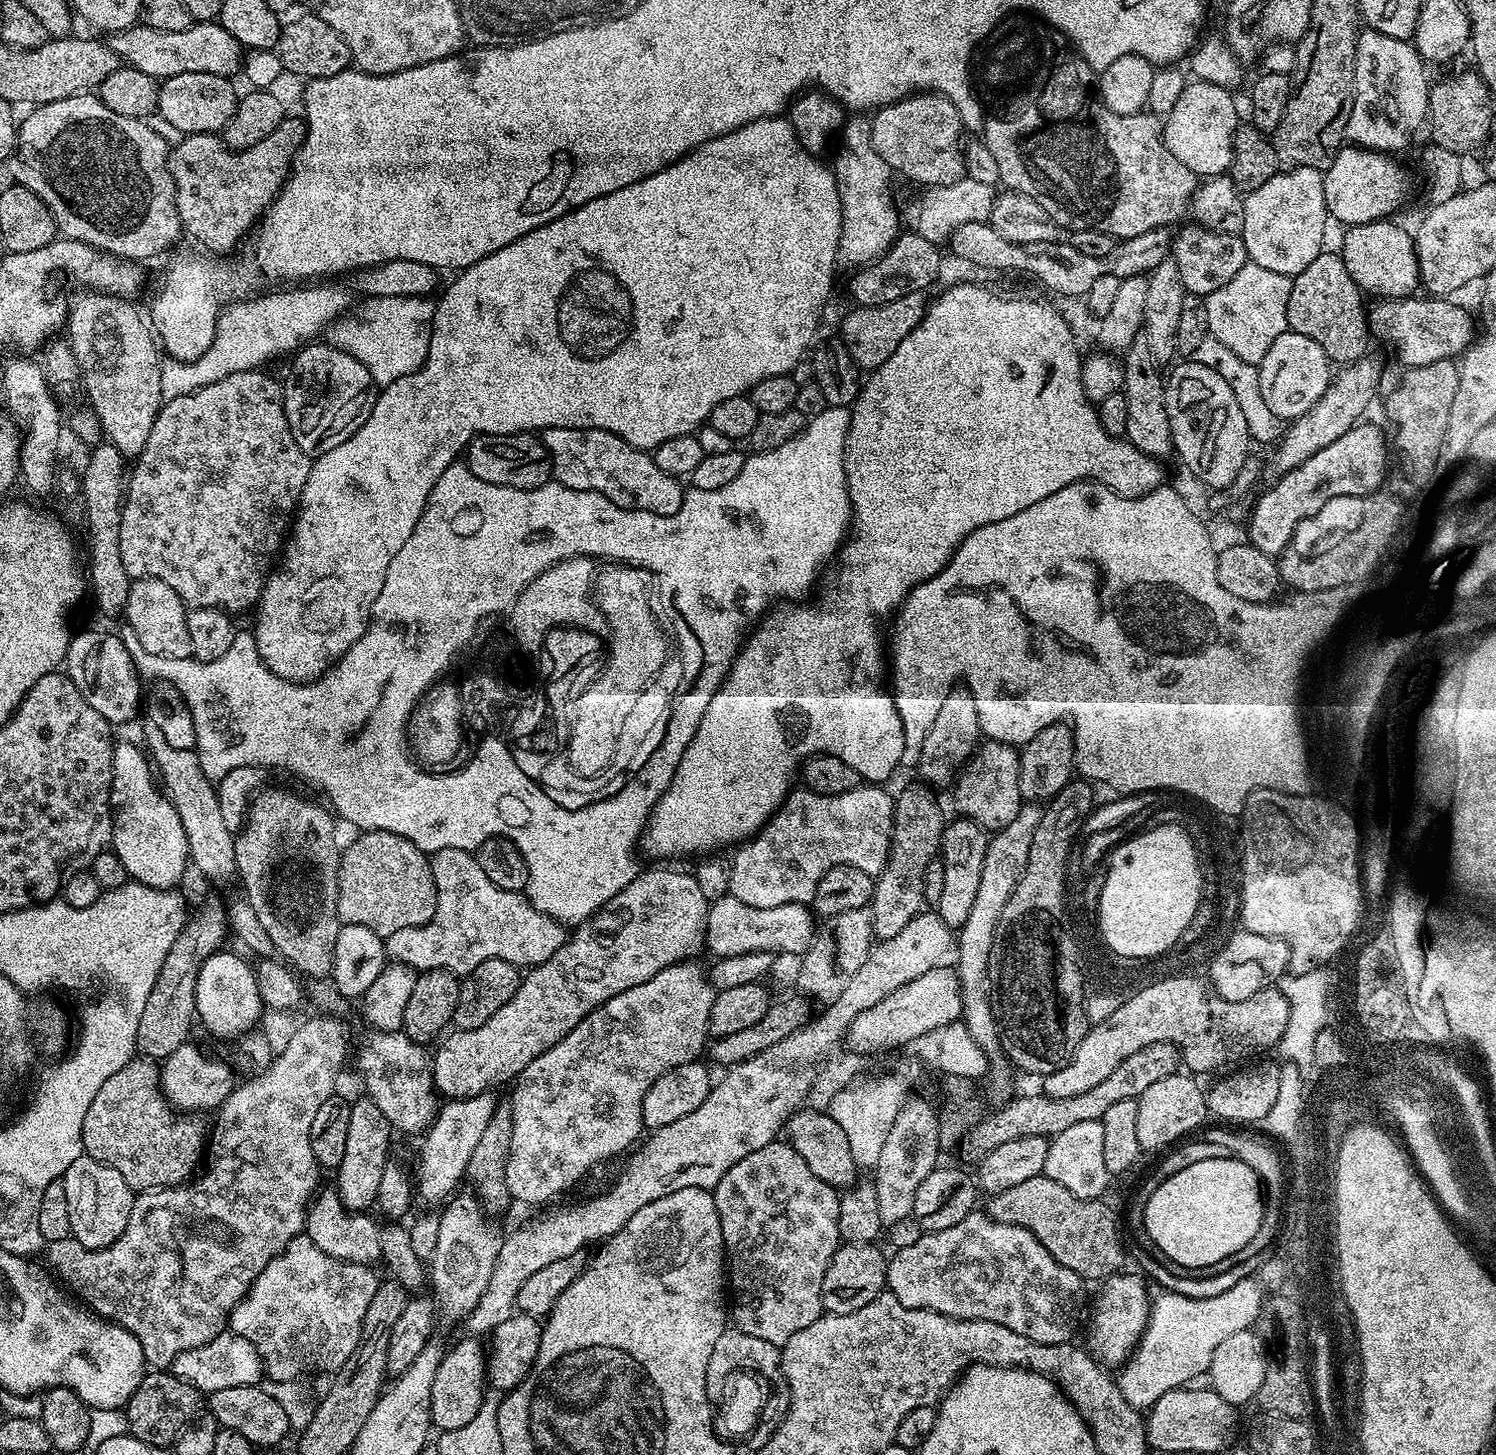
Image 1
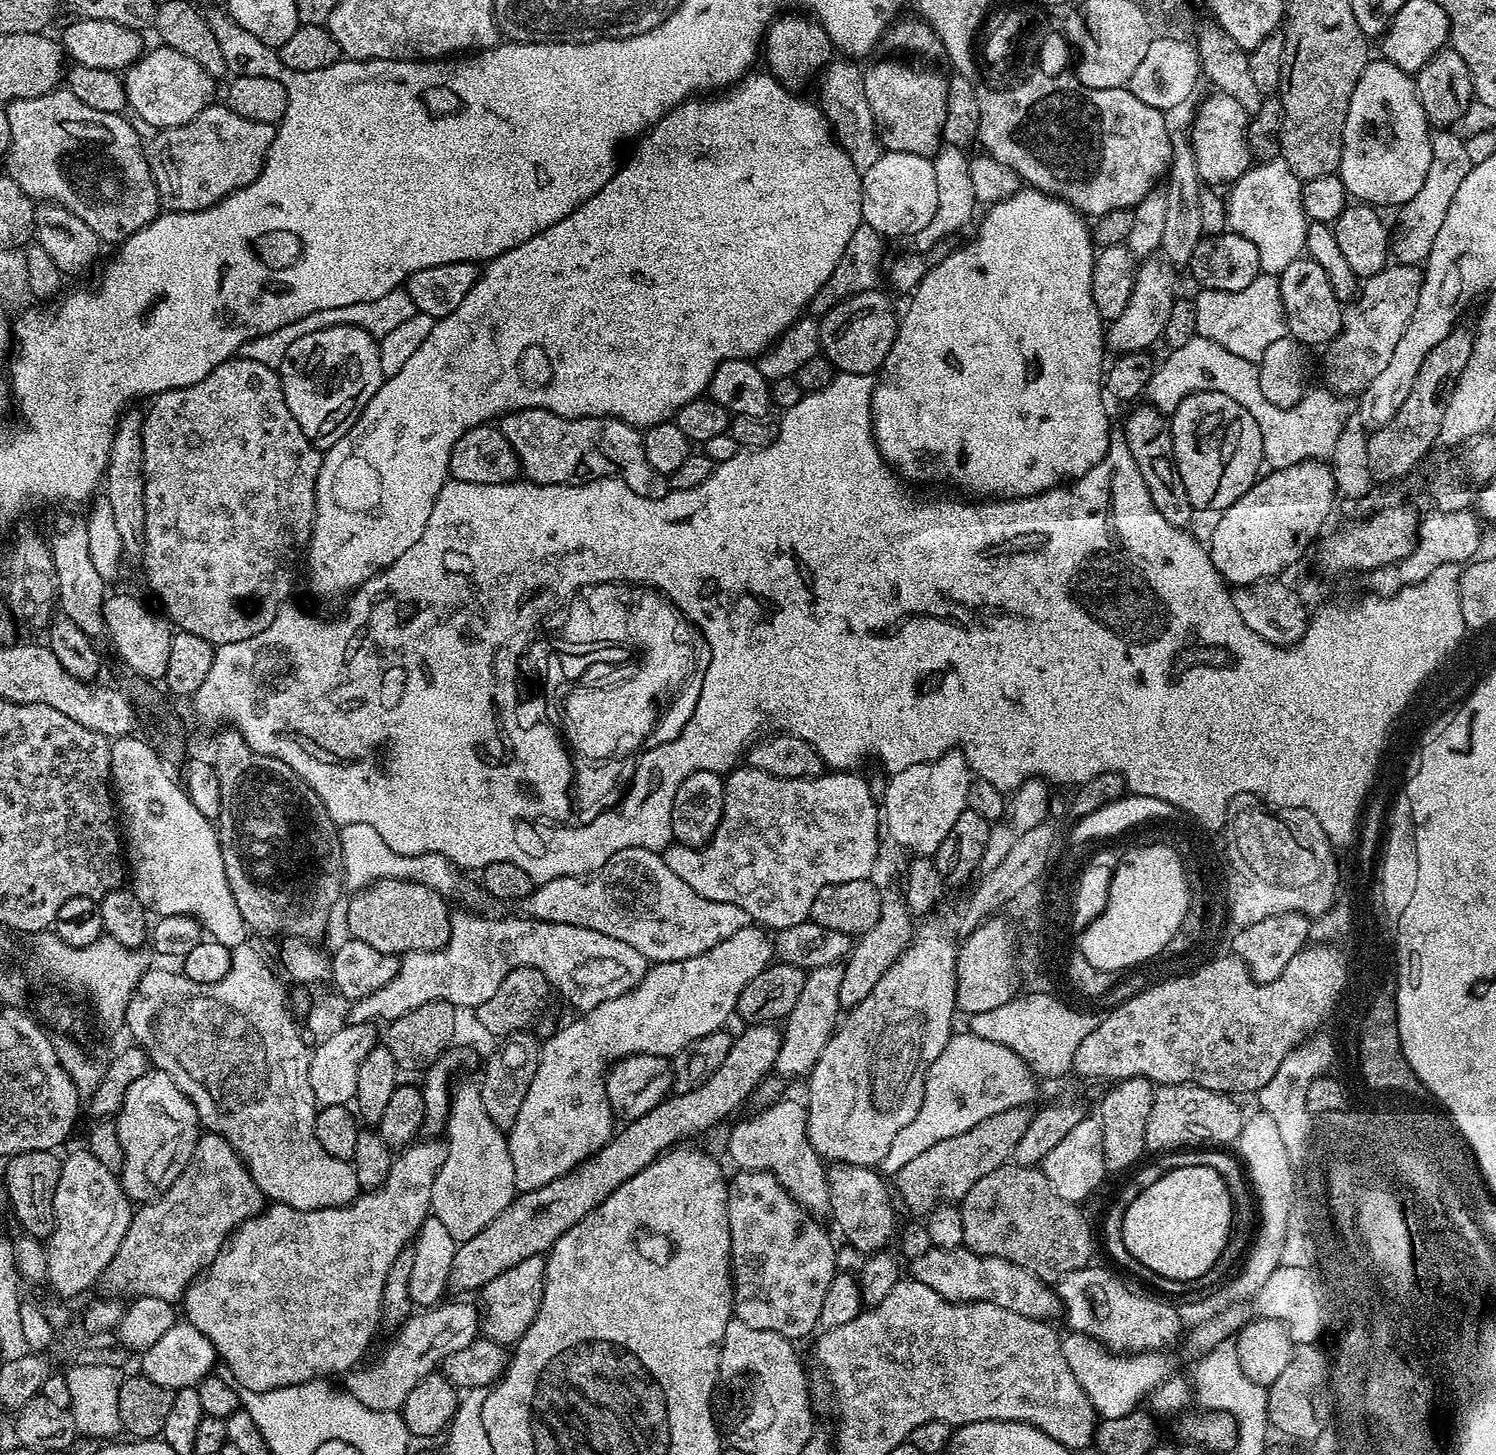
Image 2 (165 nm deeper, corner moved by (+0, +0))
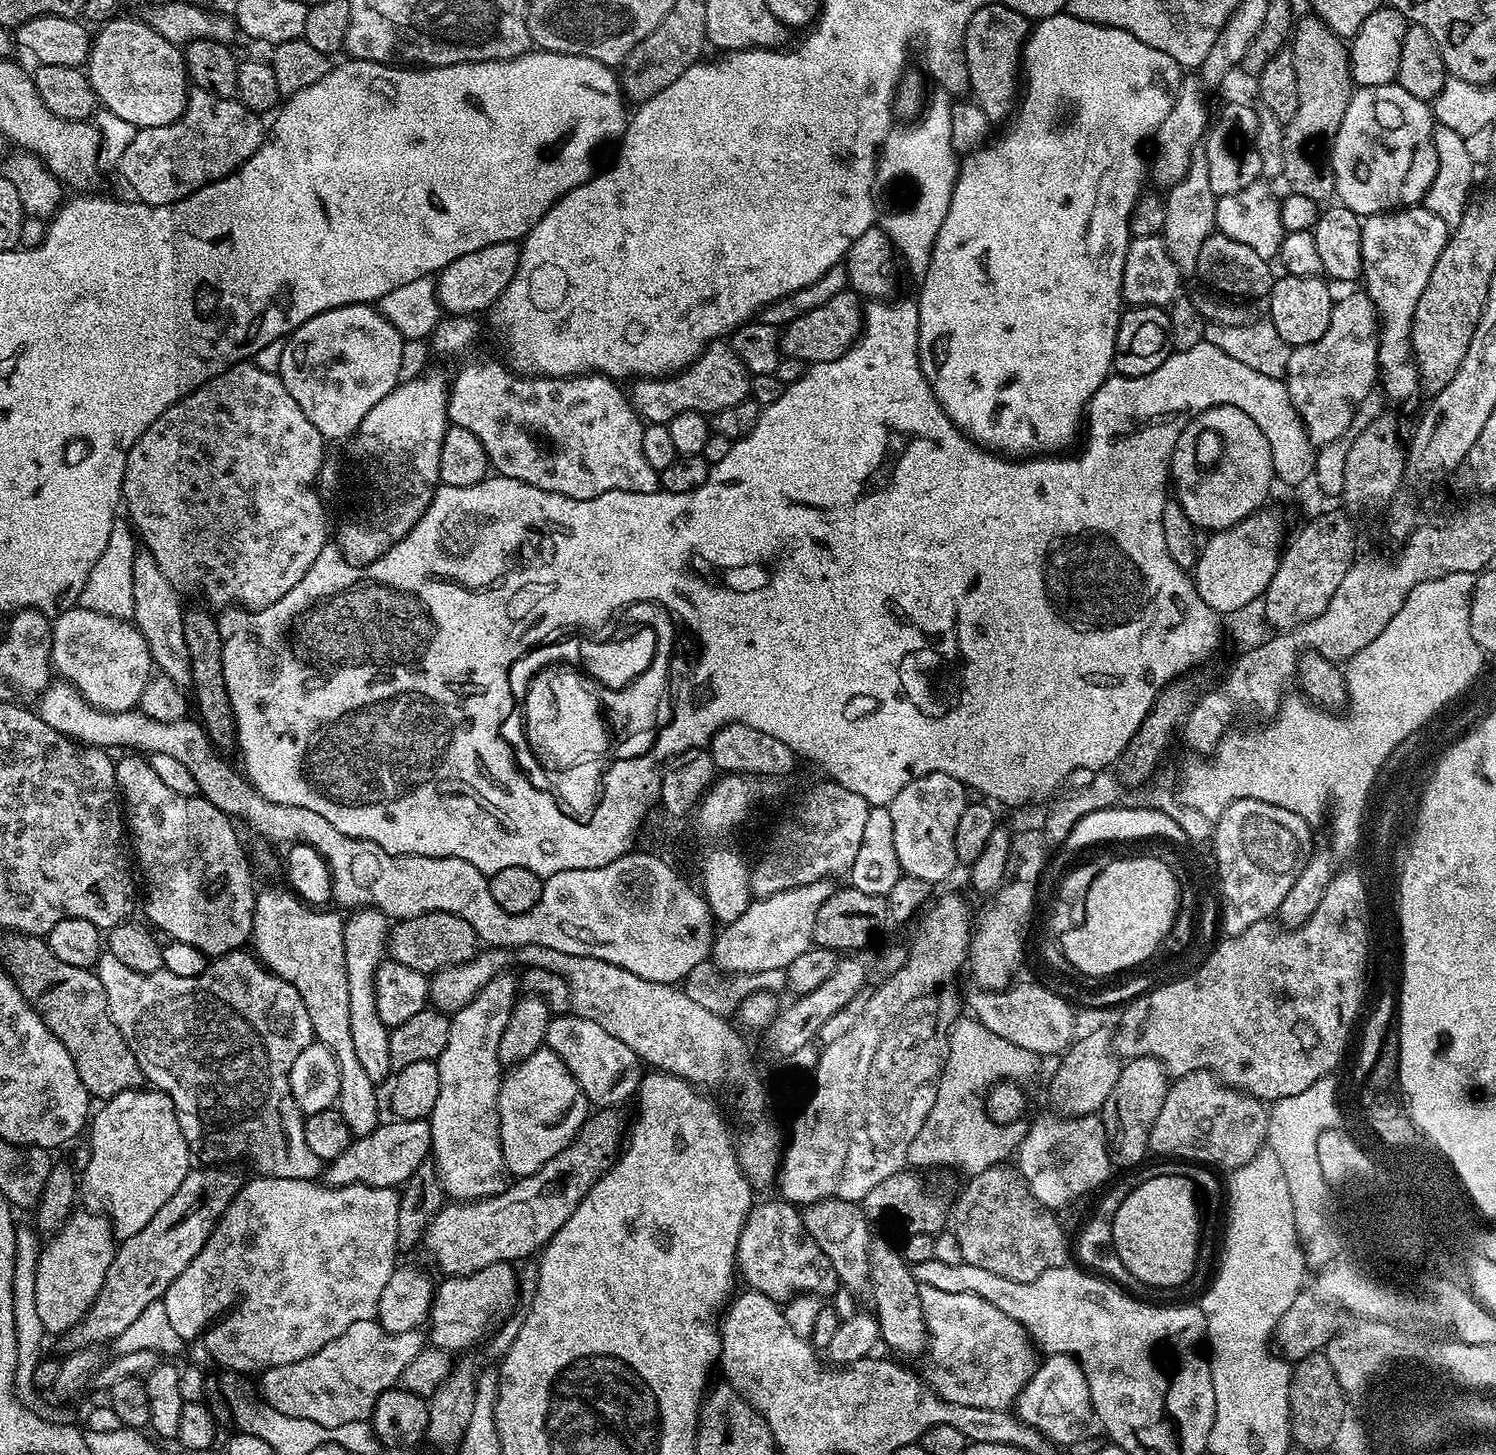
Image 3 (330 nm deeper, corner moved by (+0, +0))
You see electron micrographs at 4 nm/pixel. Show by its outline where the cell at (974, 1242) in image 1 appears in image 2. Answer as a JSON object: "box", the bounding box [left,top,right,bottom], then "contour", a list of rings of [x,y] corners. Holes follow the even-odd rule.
{"box":[910,1246,1062,1322],"contour":[[[963,1246],[950,1250],[933,1247],[926,1250],[922,1258],[911,1260],[910,1268],[911,1279],[922,1282],[922,1286],[930,1286],[934,1294],[942,1294],[942,1298],[950,1302],[990,1302],[1006,1310],[1014,1310],[1014,1314],[1049,1322],[1055,1321],[1055,1316],[1059,1317],[1062,1312],[1057,1289],[1030,1274],[1030,1270],[1014,1266],[1014,1262],[1006,1262],[1004,1258],[997,1256],[979,1256]]]}

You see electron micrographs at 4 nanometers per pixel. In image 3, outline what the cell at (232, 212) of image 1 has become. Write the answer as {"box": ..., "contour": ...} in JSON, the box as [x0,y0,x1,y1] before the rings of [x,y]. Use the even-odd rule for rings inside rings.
{"box":[118,87,266,208],"contour":[[[193,87],[188,93],[187,108],[174,122],[136,131],[134,138],[122,153],[118,172],[124,175],[125,182],[132,187],[131,195],[139,203],[151,204],[154,208],[163,204],[173,204],[186,198],[194,190],[213,184],[242,167],[260,149],[266,135],[266,124],[260,120],[263,119],[257,113],[251,112],[245,104],[241,104],[239,99],[215,96],[206,90]]]}

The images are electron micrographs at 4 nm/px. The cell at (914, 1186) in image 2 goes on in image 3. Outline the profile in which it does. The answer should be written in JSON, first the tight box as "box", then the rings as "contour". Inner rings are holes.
{"box":[862,1170,950,1238],"contour":[[[912,1170],[895,1172],[886,1182],[878,1182],[870,1194],[862,1202],[862,1207],[868,1220],[873,1225],[881,1224],[892,1232],[897,1232],[900,1238],[913,1236],[914,1234],[930,1234],[935,1236],[937,1232],[945,1231],[950,1220],[950,1204],[942,1197],[935,1196],[924,1189],[924,1184]]]}

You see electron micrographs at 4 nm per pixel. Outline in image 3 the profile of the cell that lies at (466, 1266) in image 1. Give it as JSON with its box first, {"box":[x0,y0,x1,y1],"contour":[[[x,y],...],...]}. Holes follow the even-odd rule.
{"box":[430,974,518,1201],"contour":[[[501,974],[486,982],[486,986],[466,1006],[450,1016],[450,1038],[446,1038],[446,1050],[442,1050],[438,1066],[438,1102],[430,1117],[432,1138],[431,1155],[445,1193],[453,1201],[485,1200],[502,1194],[510,1183],[510,1173],[500,1141],[500,1115],[498,1094],[502,1079],[502,1065],[498,1058],[498,1042],[502,1042],[502,1030],[510,1022],[510,1010],[518,999],[518,980],[509,974]]]}

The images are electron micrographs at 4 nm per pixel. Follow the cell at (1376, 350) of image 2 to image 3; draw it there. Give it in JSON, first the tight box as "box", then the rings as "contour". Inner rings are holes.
{"box":[1286,290,1379,446],"contour":[[[1357,290],[1333,303],[1330,326],[1326,326],[1326,334],[1318,342],[1291,349],[1286,375],[1290,402],[1313,445],[1321,446],[1346,436],[1358,404],[1377,387],[1379,341],[1374,302],[1367,292]]]}

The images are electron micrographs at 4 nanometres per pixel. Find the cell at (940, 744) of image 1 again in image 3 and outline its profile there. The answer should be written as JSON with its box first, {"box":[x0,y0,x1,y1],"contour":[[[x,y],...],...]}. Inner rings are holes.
{"box":[887,772,970,886],"contour":[[[941,772],[913,778],[892,799],[887,807],[893,822],[894,851],[903,875],[922,878],[936,886],[939,880],[946,879],[958,868],[954,830],[958,830],[958,818],[962,818],[962,810],[969,803],[970,796],[964,783]]]}

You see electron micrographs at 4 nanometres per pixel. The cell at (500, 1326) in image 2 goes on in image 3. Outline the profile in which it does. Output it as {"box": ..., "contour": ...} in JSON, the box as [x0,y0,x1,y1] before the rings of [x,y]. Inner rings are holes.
{"box":[426,1263,517,1354],"contour":[[[511,1263],[491,1264],[472,1276],[450,1276],[435,1285],[426,1332],[431,1347],[457,1354],[485,1339],[484,1331],[495,1312],[508,1314],[517,1306],[517,1269]],[[513,1268],[513,1269],[512,1269]],[[432,1335],[432,1336],[431,1336]],[[484,1336],[484,1337],[483,1337]]]}

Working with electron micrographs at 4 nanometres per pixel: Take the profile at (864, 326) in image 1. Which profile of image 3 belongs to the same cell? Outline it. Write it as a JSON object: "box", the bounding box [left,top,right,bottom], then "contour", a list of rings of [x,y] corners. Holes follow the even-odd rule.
{"box":[779,290,862,364],"contour":[[[845,290],[834,294],[830,302],[816,310],[803,312],[800,316],[783,325],[779,347],[783,355],[793,356],[808,364],[830,362],[842,355],[854,343],[862,327],[862,300],[856,292]]]}

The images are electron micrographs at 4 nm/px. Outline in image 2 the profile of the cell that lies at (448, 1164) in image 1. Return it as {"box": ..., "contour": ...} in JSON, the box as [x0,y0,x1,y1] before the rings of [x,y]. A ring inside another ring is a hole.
{"box":[182,1139,446,1392],"contour":[[[421,1139],[419,1142],[409,1144],[393,1159],[384,1184],[376,1191],[365,1191],[357,1196],[352,1203],[341,1208],[298,1210],[285,1204],[272,1202],[257,1216],[252,1216],[246,1222],[242,1222],[236,1231],[225,1240],[212,1265],[205,1268],[184,1291],[182,1305],[184,1304],[184,1312],[188,1315],[185,1316],[187,1323],[195,1326],[216,1347],[217,1357],[222,1361],[222,1364],[228,1367],[229,1373],[227,1372],[227,1375],[243,1391],[265,1392],[282,1386],[294,1386],[302,1382],[331,1377],[331,1372],[347,1374],[365,1359],[365,1357],[363,1358],[364,1351],[371,1346],[372,1335],[375,1334],[376,1327],[381,1327],[382,1324],[380,1303],[382,1302],[382,1286],[386,1282],[386,1274],[390,1274],[390,1266],[394,1266],[394,1258],[398,1258],[398,1254],[403,1248],[409,1247],[415,1241],[418,1233],[423,1229],[420,1227],[423,1226],[424,1219],[429,1219],[432,1210],[434,1178],[445,1158],[446,1147],[439,1139]]]}

